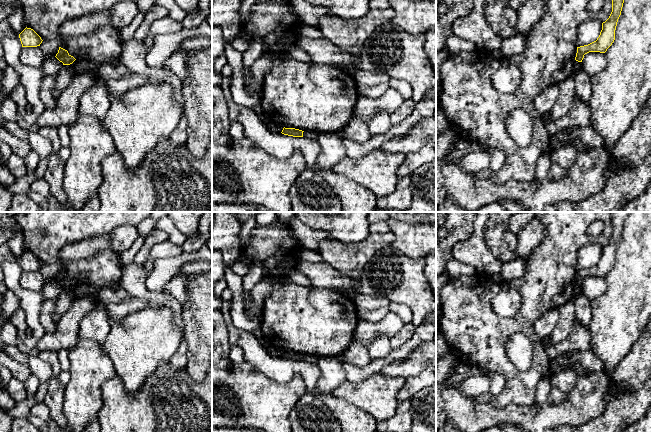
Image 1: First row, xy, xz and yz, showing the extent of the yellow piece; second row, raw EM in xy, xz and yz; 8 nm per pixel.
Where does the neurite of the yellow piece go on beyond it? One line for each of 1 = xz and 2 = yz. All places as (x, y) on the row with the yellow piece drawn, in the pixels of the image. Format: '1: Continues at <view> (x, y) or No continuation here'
1: No continuation here
2: No continuation here

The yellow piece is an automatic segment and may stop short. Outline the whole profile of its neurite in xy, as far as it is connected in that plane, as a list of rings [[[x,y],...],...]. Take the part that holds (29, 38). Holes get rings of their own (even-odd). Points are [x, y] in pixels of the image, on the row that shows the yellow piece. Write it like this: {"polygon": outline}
{"polygon": [[[27,27],[19,34],[19,38],[22,47],[37,47],[43,41],[33,29]]]}

